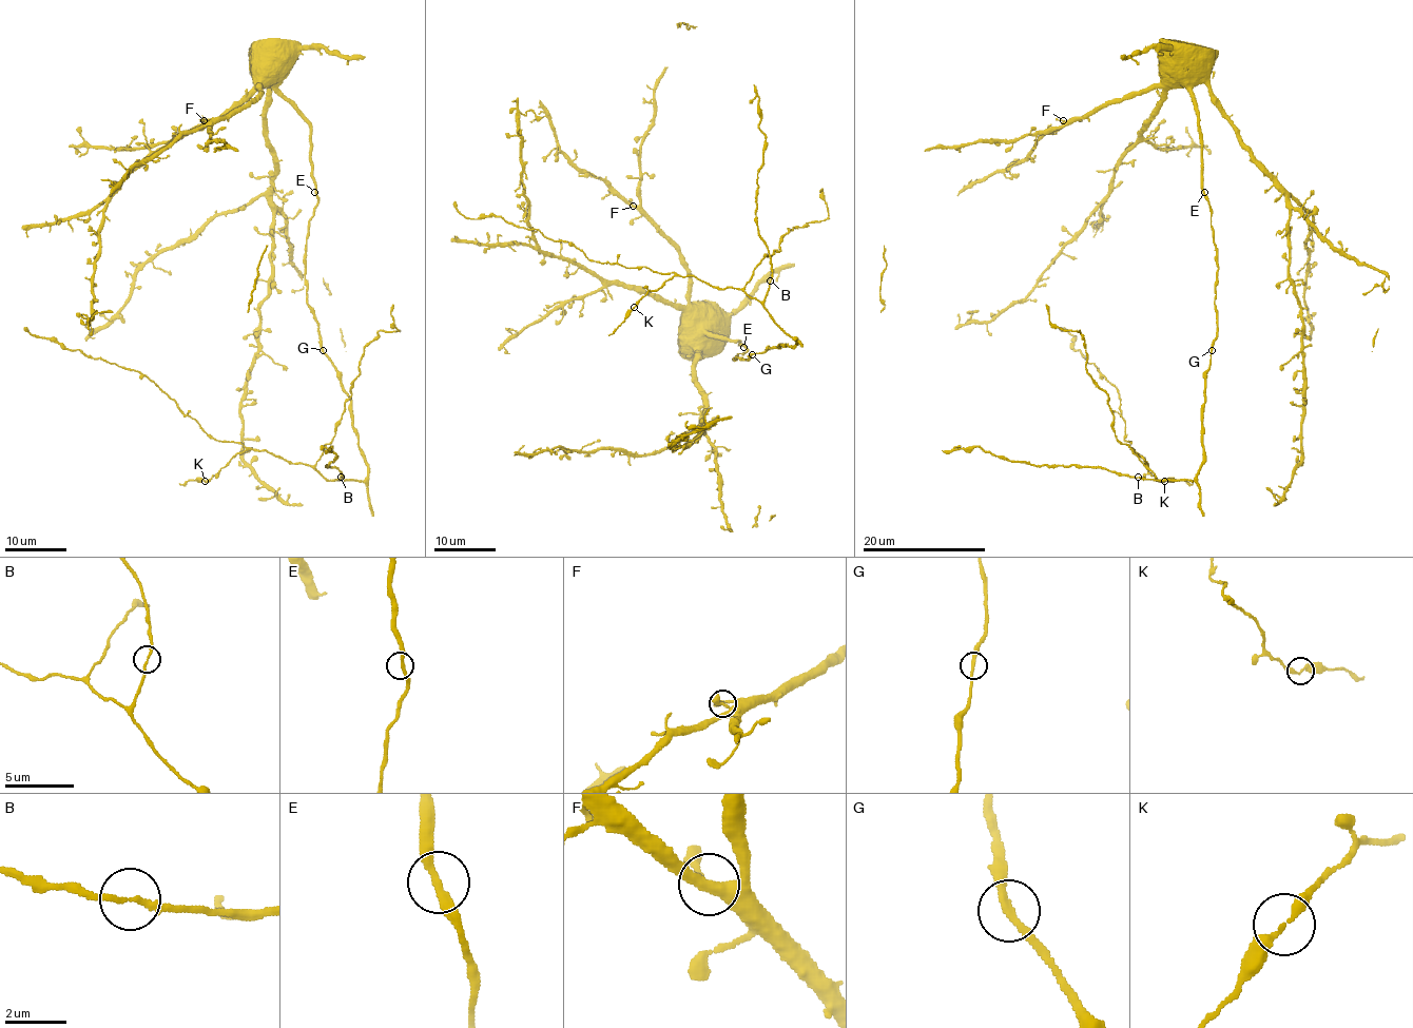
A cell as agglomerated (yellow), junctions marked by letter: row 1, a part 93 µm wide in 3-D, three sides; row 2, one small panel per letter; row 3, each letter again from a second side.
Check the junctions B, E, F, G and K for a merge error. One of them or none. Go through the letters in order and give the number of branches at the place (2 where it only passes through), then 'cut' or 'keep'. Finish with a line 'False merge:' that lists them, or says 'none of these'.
B: branches 2; keep
E: branches 2; keep
F: branches 2; keep
G: branches 2; keep
K: branches 2; keep
False merge: none of these

